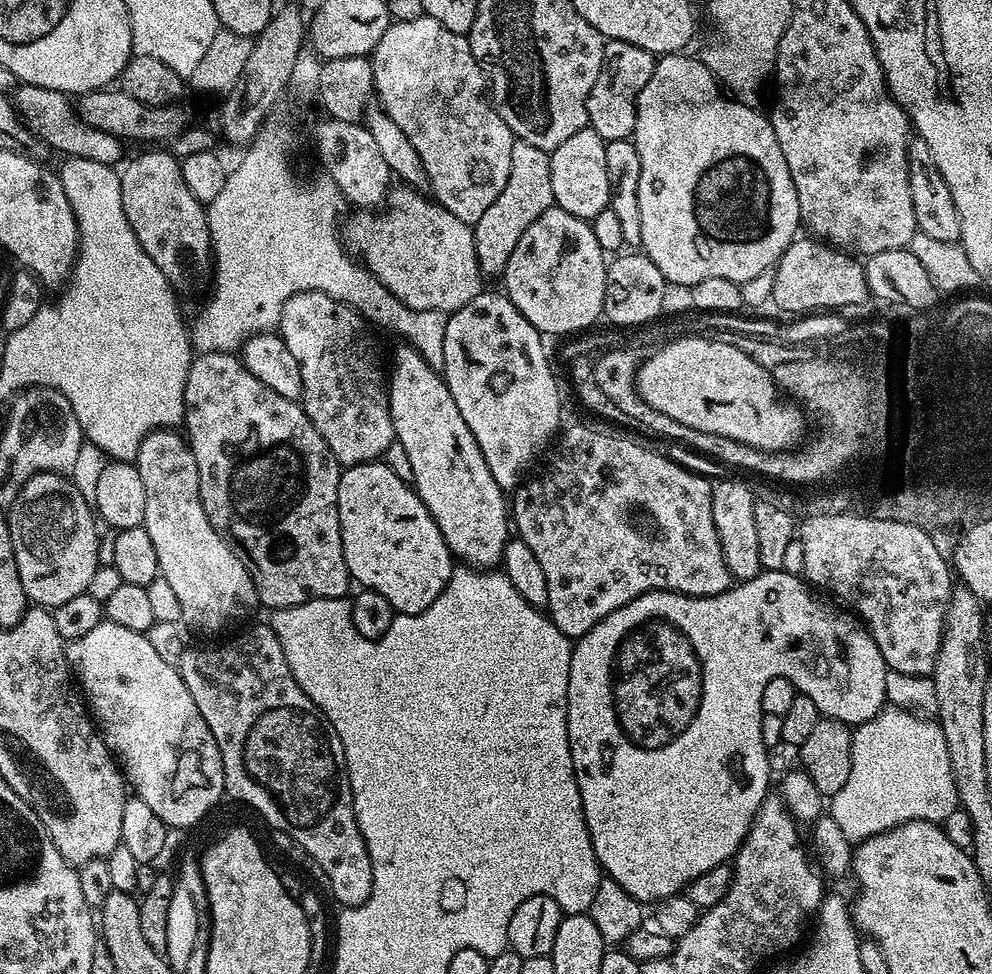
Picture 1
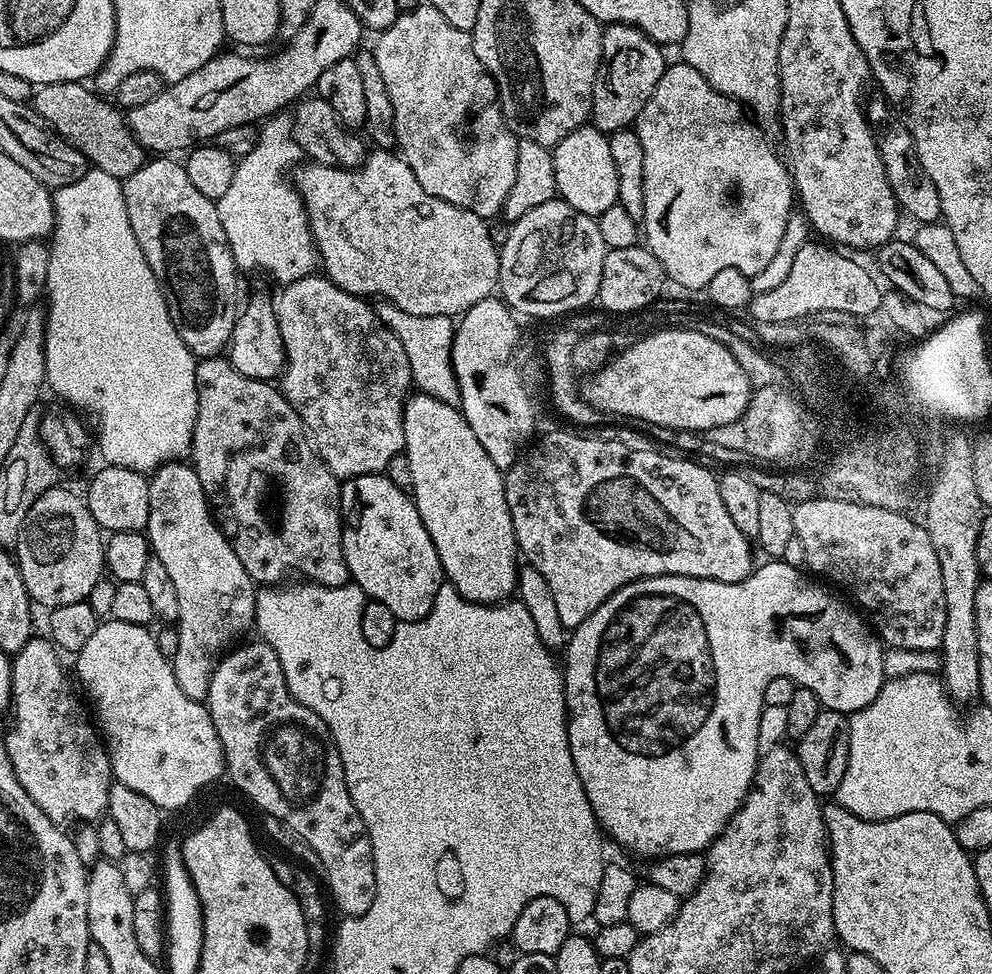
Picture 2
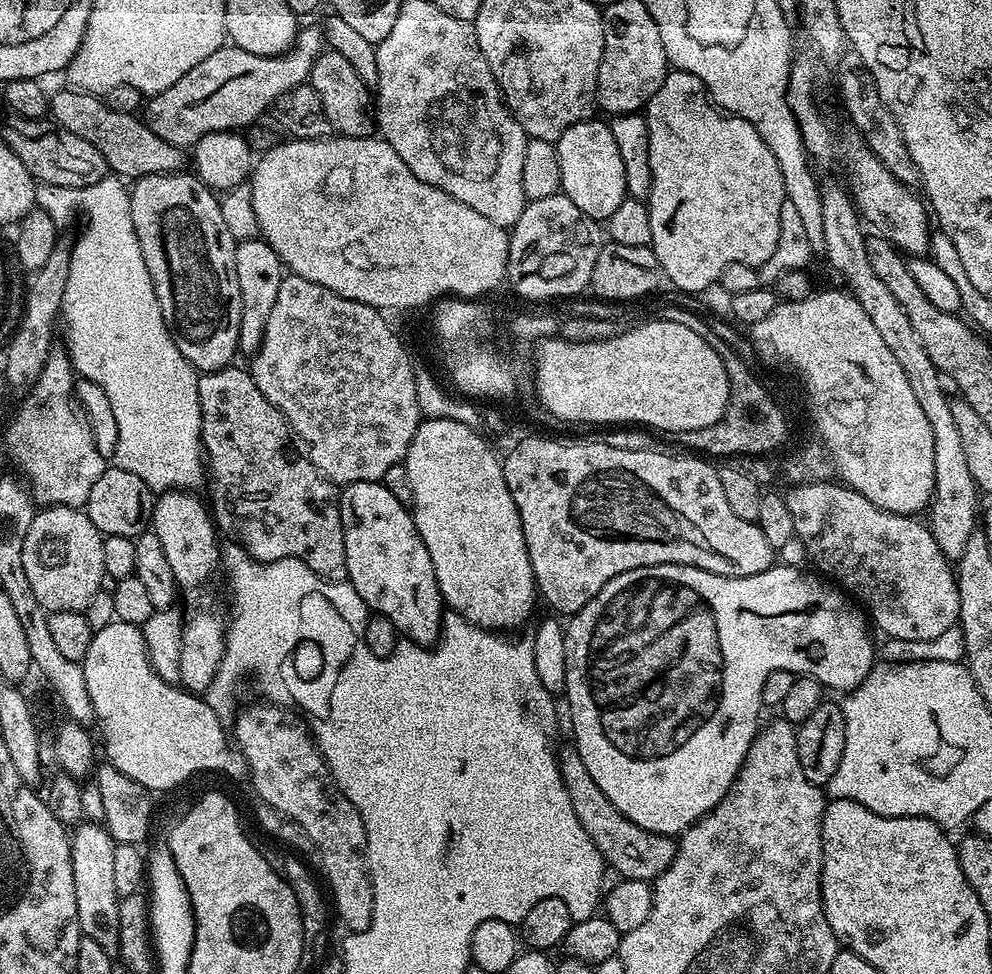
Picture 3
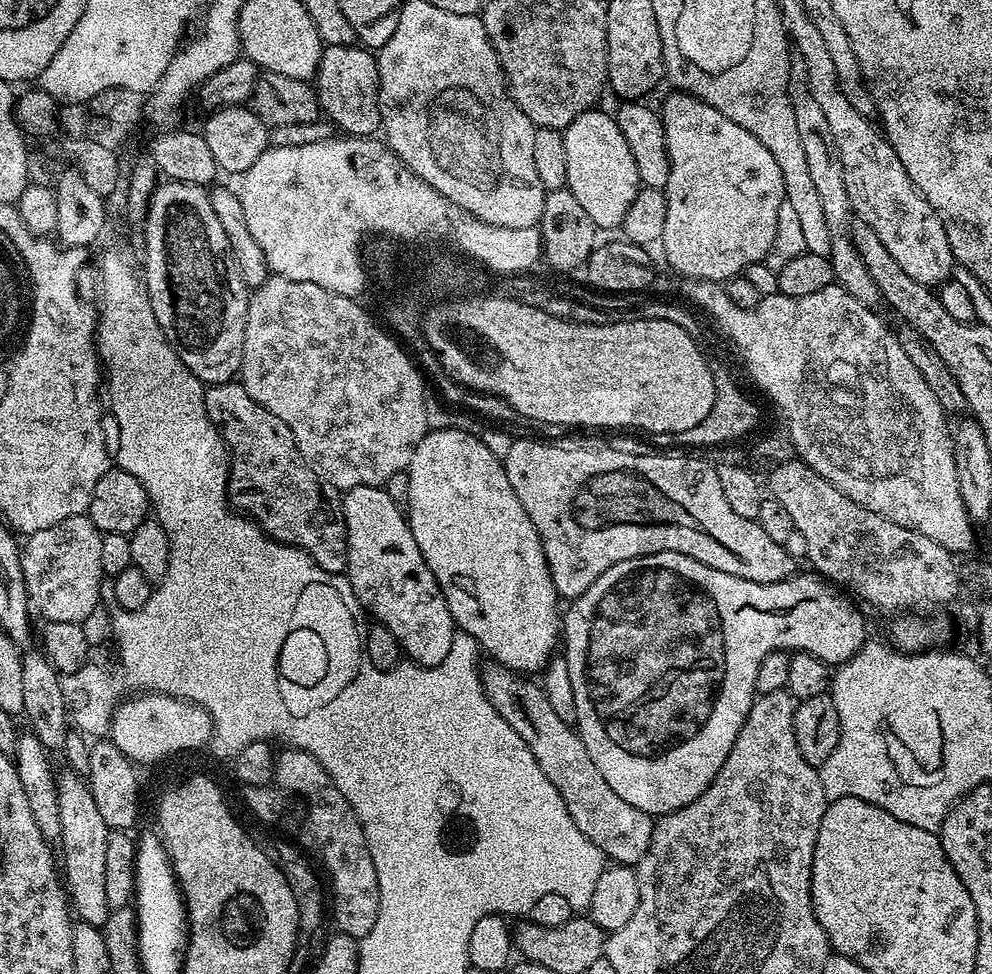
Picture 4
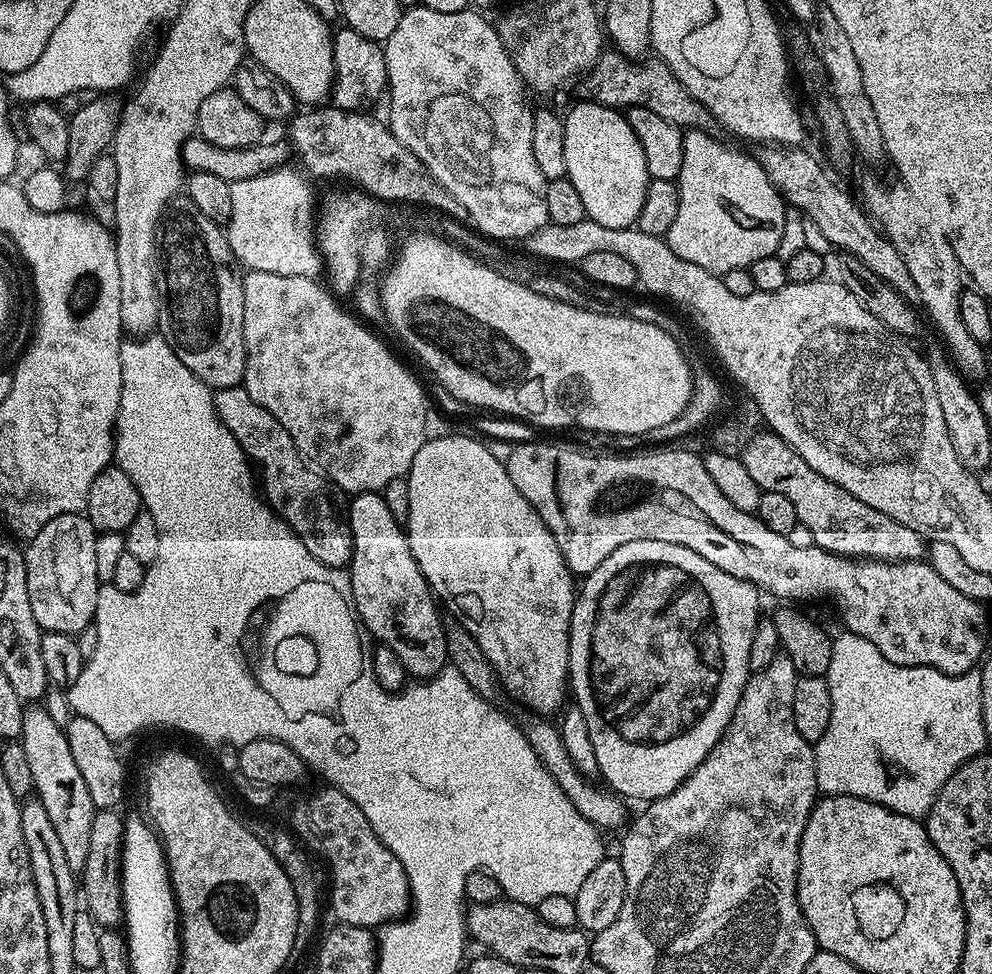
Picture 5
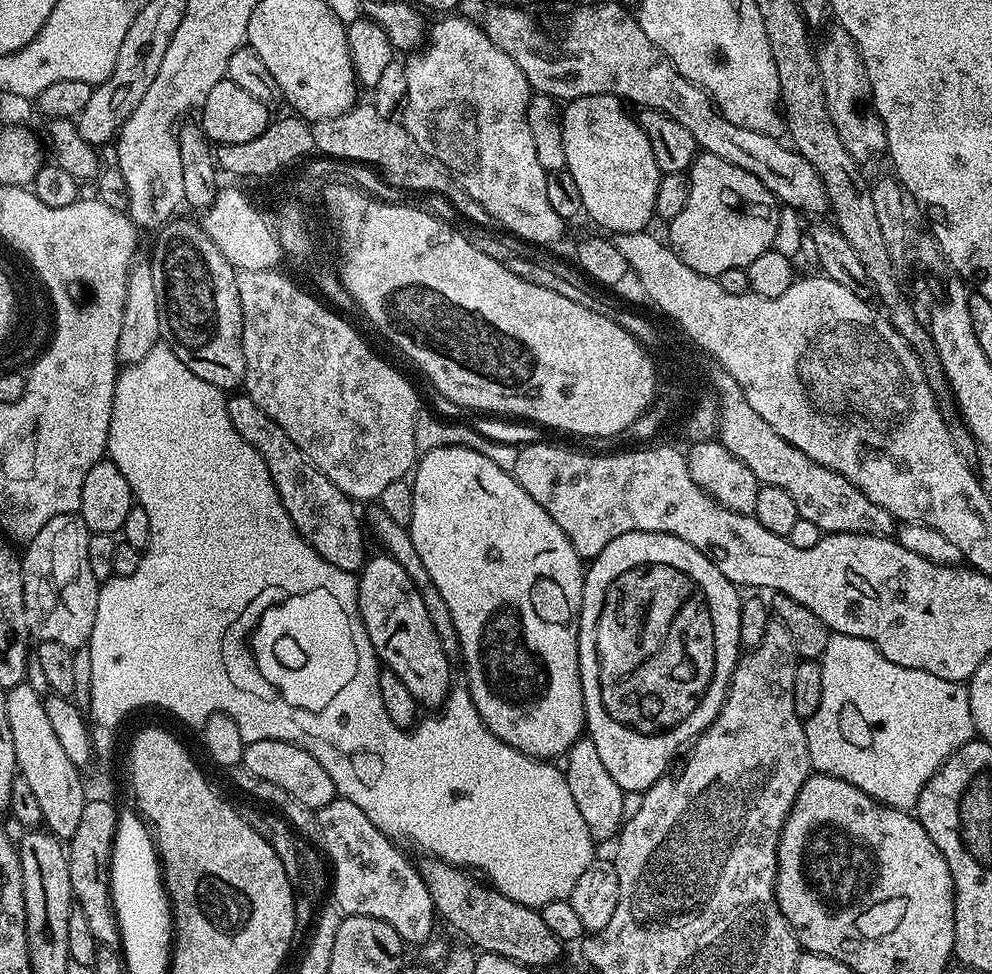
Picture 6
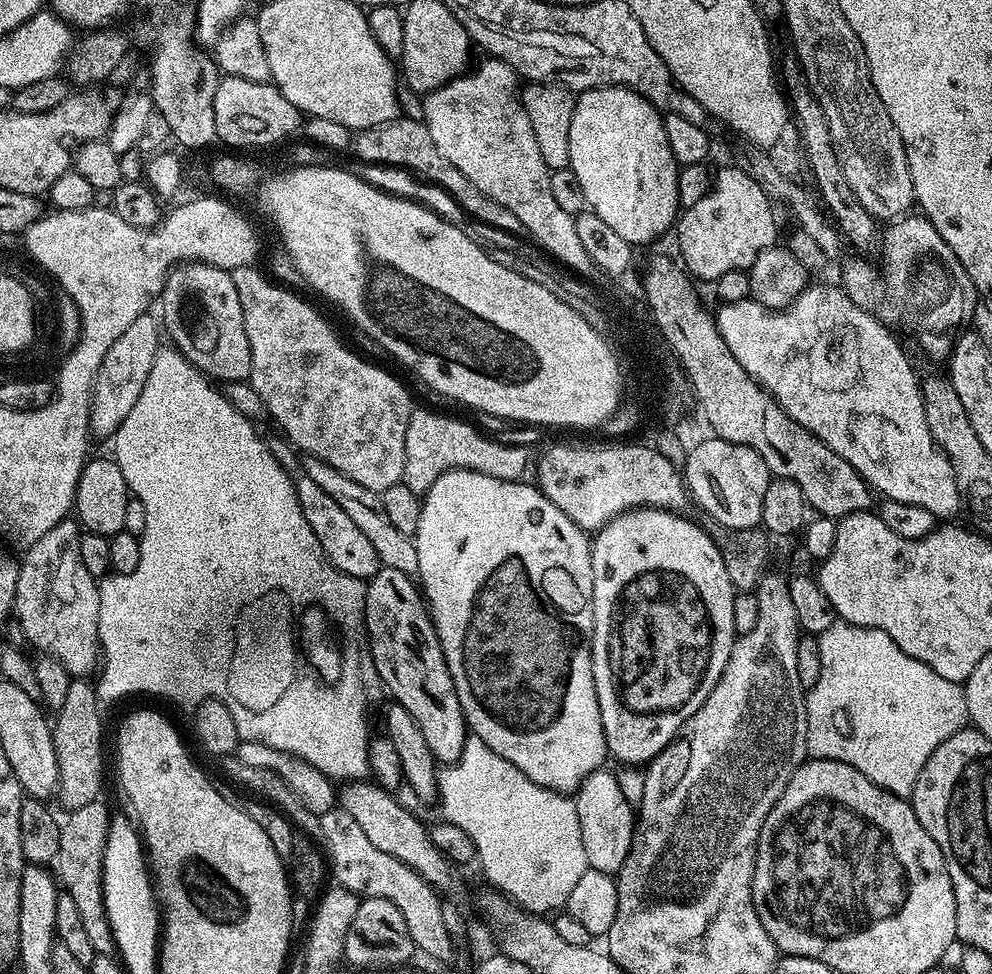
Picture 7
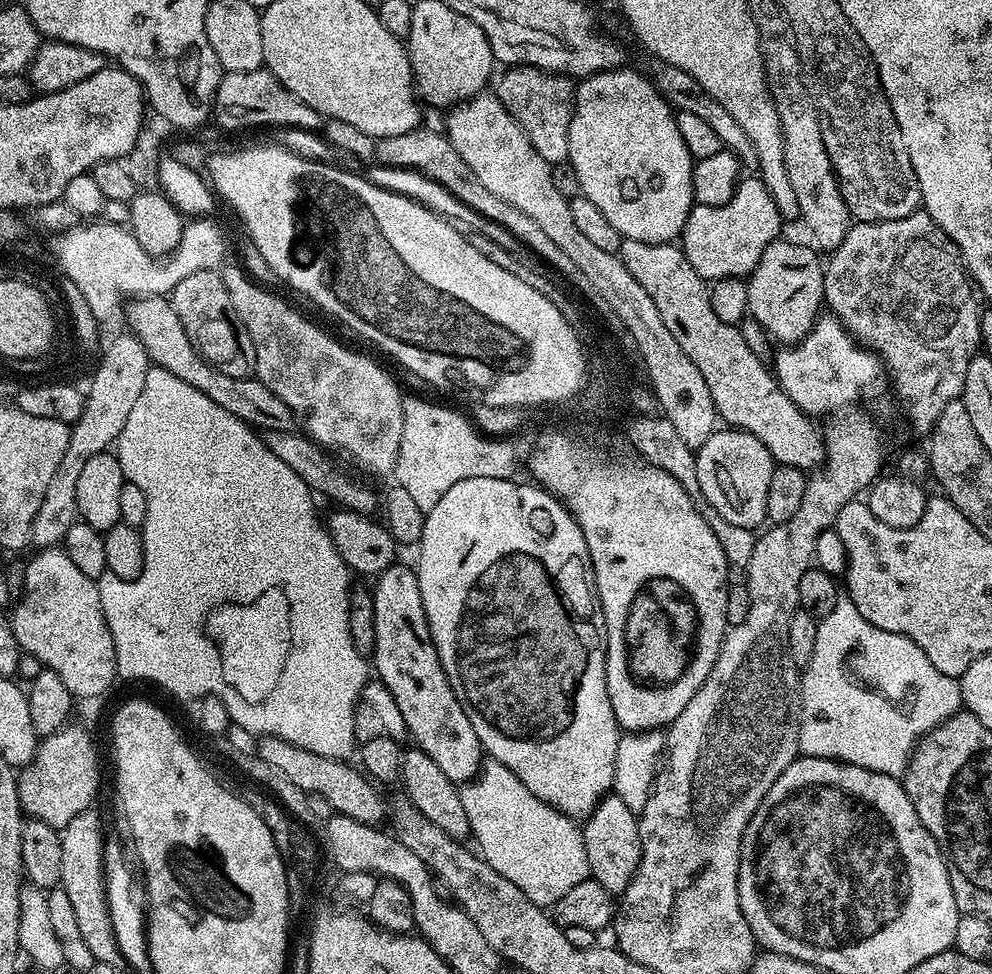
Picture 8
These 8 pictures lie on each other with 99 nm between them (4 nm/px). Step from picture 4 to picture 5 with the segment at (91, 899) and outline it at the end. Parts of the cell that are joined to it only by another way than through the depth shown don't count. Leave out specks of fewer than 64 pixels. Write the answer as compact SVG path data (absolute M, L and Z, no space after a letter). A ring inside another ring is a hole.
M32 706L25 711L18 743L26 750L26 762L30 762L30 774L34 774L34 794L46 806L46 814L58 833L58 842L66 853L66 863L74 873L83 873L86 853L90 850L90 826L94 826L96 812L90 802L90 790L82 782L82 774L70 754L68 733L58 722L50 718L43 706Z

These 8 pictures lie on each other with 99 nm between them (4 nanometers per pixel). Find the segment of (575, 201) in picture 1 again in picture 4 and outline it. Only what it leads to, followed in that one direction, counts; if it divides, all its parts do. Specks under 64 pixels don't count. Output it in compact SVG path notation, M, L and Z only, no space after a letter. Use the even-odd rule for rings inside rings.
M593 110L578 114L570 126L563 129L566 146L566 174L569 192L578 198L582 210L590 214L597 229L619 229L622 218L626 218L626 210L630 210L630 202L641 188L638 178L638 166L634 166L634 154L630 154L630 146L626 146L626 138L622 138L622 130L618 130L618 122L611 111Z

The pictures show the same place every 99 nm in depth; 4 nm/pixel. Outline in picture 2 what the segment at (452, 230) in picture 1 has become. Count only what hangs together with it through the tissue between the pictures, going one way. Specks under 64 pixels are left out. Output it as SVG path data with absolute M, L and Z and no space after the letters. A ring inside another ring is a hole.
M376 148L369 151L365 155L364 163L356 168L335 168L334 166L326 166L325 164L315 162L301 163L294 172L294 187L304 200L304 208L308 211L308 224L312 227L312 237L316 239L318 260L322 265L323 275L327 276L329 280L333 280L342 290L346 290L355 296L363 296L365 298L380 296L376 298L398 306L398 310L402 310L406 314L450 316L456 318L466 310L470 310L470 306L489 299L497 291L500 282L500 254L498 244L497 241L492 241L492 236L488 233L489 225L486 222L478 222L478 219L476 220L476 238L458 238L460 242L456 242L456 238L424 238L420 242L420 240L414 240L414 238L408 238L408 236L390 236L390 230L386 230L386 228L382 228L378 224L386 224L386 216L390 214L390 206L396 202L396 194L402 192L402 190L406 190L410 184L414 184L412 182L413 178L414 170L410 170L410 166L406 166L406 162L399 154L386 148Z

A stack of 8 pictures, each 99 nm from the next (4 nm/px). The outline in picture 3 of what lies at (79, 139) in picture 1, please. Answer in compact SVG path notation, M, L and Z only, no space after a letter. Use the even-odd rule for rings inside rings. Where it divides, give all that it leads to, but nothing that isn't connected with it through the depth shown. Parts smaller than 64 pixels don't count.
M79 90L52 92L50 96L50 116L60 127L86 138L90 146L98 149L98 154L106 158L109 169L120 178L139 178L163 172L178 172L185 167L185 149L166 142L150 130L139 115L130 112L110 110L110 106L99 95Z

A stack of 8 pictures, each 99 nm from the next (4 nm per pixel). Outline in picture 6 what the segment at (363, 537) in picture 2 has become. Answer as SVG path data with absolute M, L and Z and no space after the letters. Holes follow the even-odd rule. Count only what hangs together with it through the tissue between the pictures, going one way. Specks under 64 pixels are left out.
M379 555L373 560L372 557L365 559L364 567L358 573L358 606L360 617L366 626L366 634L374 646L379 663L385 668L393 668L398 678L406 682L406 690L410 690L412 696L428 696L433 706L439 705L450 691L447 668L450 658L442 650L438 634L434 634L434 622L430 622L430 614L426 614L425 603L422 602L421 595L411 584L403 567L391 556Z

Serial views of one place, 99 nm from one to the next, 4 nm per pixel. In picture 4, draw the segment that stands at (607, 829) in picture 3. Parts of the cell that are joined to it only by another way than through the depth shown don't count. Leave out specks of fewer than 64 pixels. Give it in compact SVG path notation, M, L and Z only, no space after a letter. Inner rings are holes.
M495 662L481 663L479 669L490 706L494 706L494 710L506 718L510 730L526 742L530 754L534 754L534 762L542 766L542 774L546 774L550 786L562 794L562 802L566 802L566 810L570 818L574 818L574 826L578 826L578 830L582 830L582 834L586 834L586 838L590 838L590 842L594 842L609 861L620 866L635 866L650 846L653 817L614 794L598 766L594 766L579 731L558 718L558 713L546 699L543 687L532 681L535 679Z

